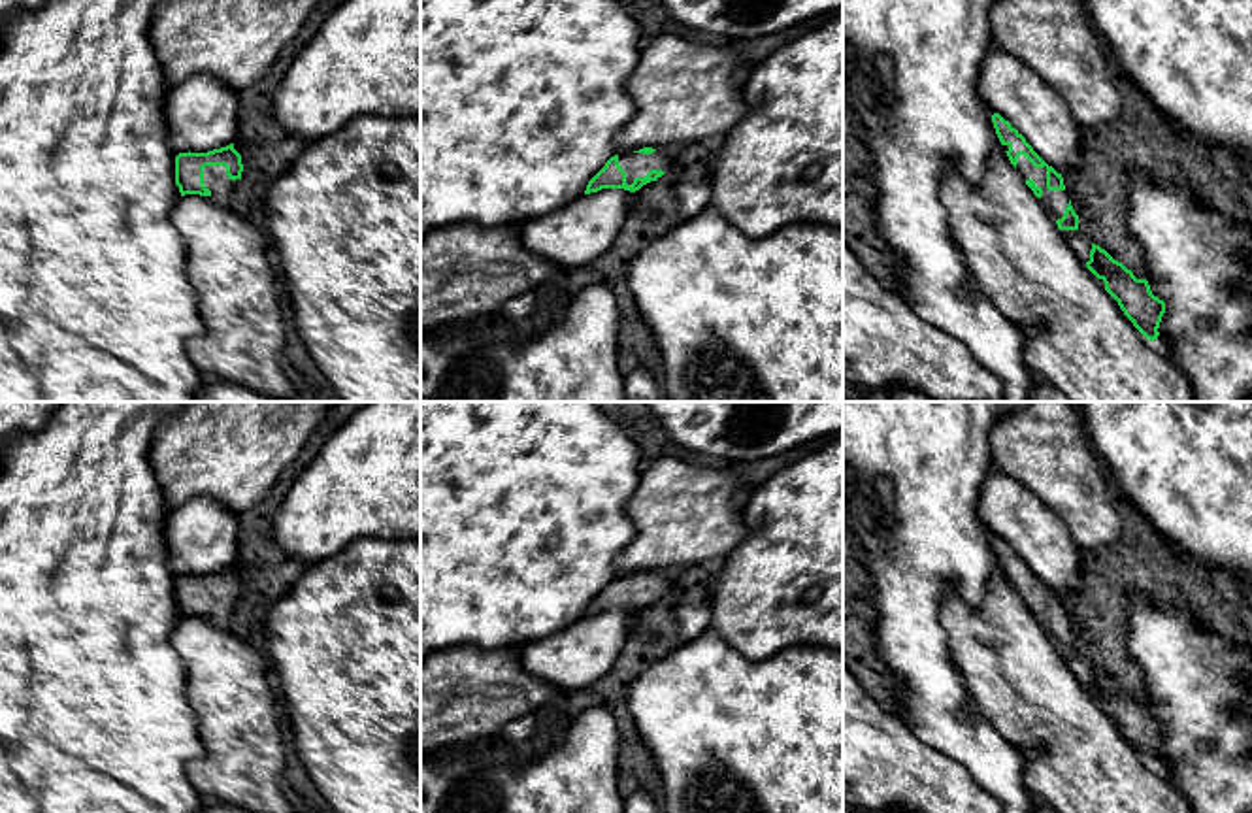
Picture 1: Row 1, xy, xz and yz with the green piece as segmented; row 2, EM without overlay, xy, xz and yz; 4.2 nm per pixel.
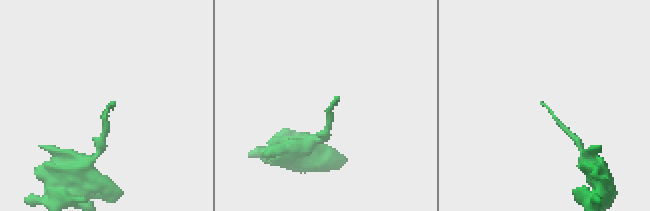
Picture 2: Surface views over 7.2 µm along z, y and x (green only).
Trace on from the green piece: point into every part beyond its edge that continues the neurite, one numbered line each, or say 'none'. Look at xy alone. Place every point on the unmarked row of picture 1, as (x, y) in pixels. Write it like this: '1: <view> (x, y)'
1: xy (215, 602)

